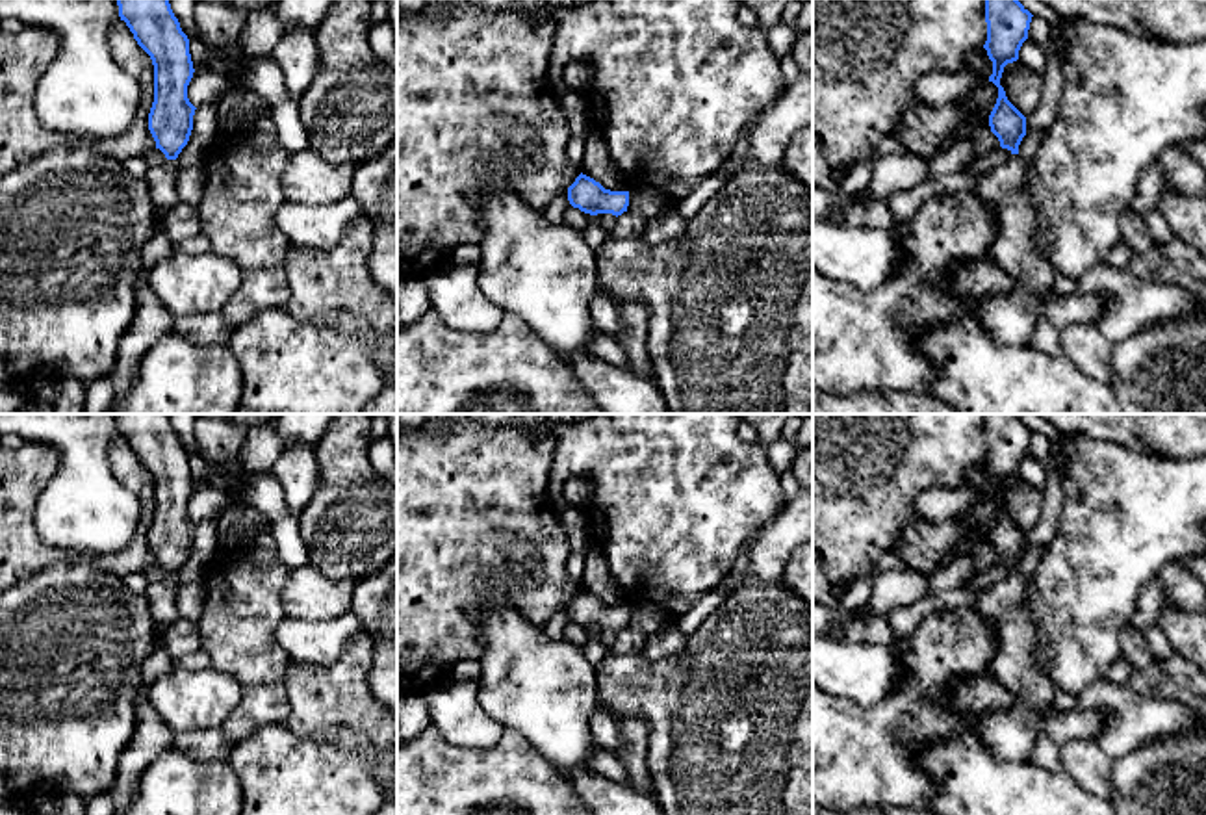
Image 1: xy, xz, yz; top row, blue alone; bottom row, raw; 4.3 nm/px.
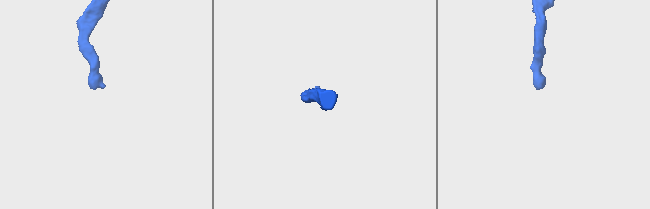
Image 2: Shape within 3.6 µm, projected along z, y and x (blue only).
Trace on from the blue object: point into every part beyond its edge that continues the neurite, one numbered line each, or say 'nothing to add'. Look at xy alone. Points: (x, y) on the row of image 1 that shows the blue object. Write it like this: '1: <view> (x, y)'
1: xy (153, 320)

